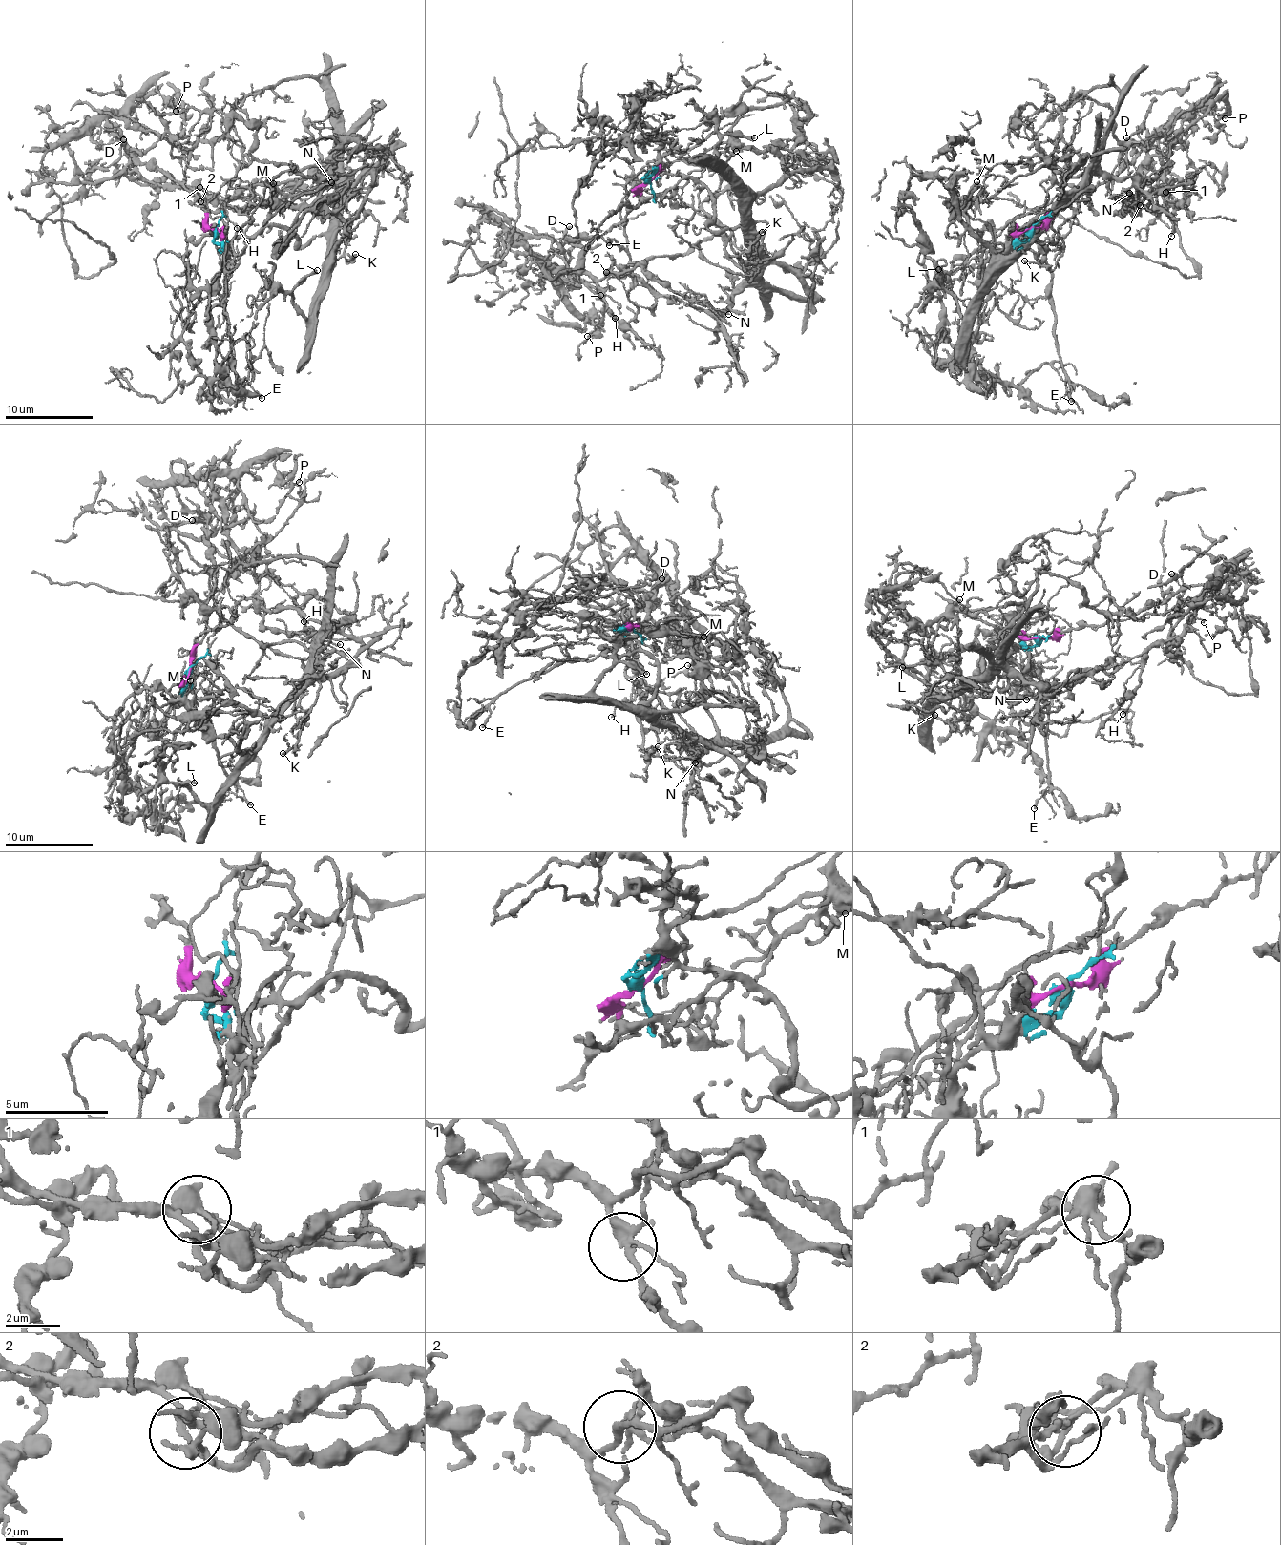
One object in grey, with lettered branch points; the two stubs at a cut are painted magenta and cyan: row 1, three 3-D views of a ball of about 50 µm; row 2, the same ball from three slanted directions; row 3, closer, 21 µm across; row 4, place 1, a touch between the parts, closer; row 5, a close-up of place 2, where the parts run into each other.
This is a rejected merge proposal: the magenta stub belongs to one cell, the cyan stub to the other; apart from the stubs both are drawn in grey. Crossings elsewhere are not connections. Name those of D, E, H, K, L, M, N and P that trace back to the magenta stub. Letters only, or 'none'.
D, H, N, P

